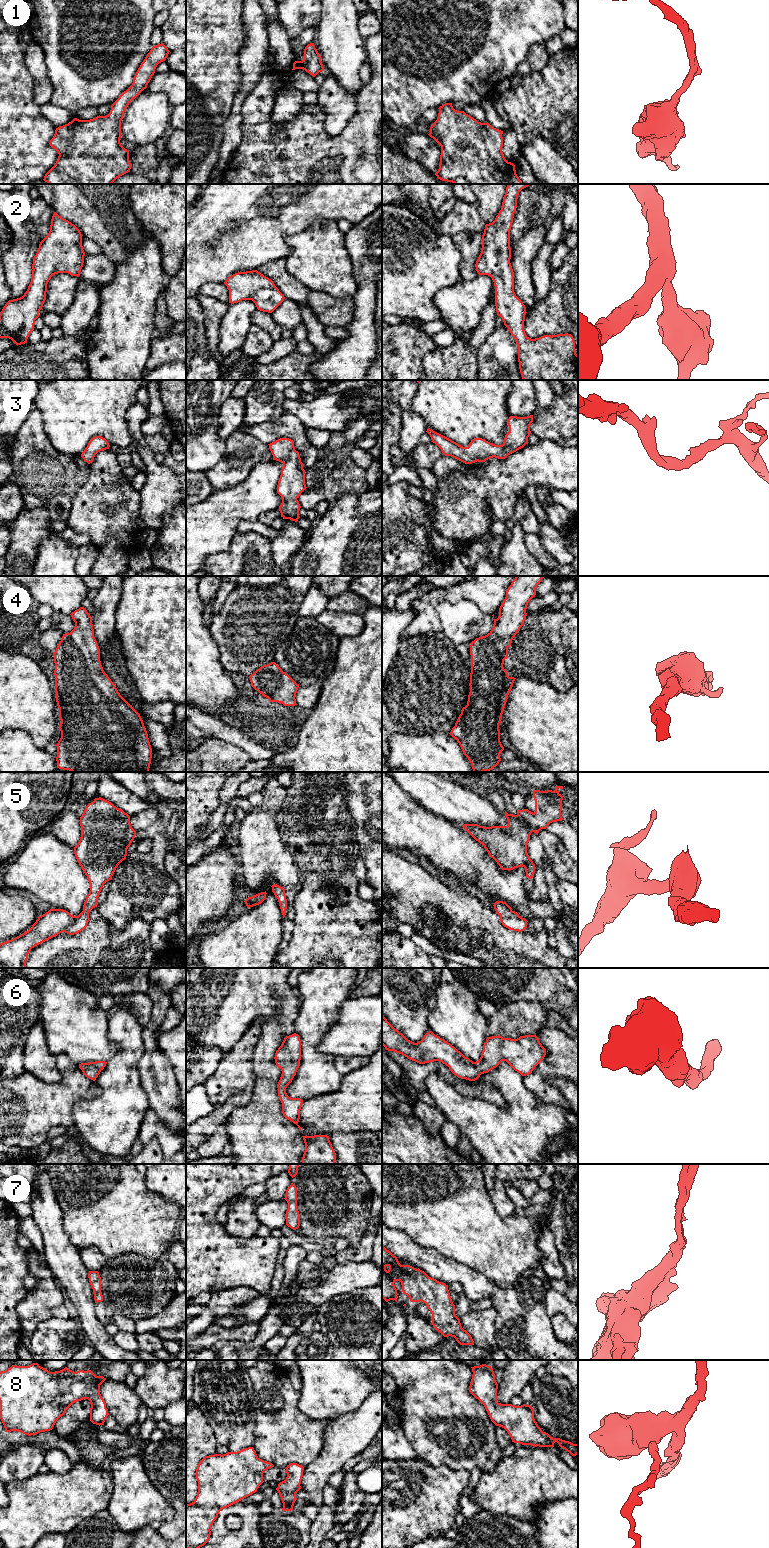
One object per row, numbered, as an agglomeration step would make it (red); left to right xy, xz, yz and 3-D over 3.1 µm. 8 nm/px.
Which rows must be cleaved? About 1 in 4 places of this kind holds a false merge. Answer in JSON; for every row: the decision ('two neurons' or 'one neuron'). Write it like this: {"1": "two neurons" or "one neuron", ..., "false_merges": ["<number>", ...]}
{"1": "one neuron", "2": "one neuron", "3": "one neuron", "4": "one neuron", "5": "one neuron", "6": "one neuron", "7": "one neuron", "8": "one neuron", "false_merges": []}

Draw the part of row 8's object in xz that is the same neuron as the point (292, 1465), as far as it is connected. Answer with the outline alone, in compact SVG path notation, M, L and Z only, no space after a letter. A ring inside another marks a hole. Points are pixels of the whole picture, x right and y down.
M290 1463L286 1468L287 1477L284 1481L278 1484L278 1491L282 1503L283 1511L293 1510L296 1498L296 1493L301 1489L301 1480L303 1477L304 1467L297 1463Z

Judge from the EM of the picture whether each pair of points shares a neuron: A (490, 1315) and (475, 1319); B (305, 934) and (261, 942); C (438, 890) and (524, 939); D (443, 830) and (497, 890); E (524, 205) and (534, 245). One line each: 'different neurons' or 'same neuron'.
A: same neuron
B: different neurons
C: same neuron
D: same neuron
E: different neurons

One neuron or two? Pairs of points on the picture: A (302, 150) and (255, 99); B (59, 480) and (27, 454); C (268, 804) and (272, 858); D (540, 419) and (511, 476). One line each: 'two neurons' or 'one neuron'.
A: two neurons
B: one neuron
C: one neuron
D: two neurons

